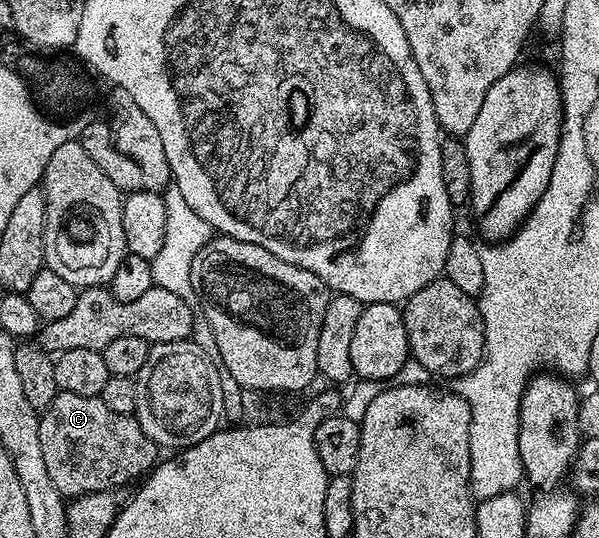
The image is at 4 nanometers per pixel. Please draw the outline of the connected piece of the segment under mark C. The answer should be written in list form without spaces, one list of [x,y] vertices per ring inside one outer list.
[[[58,391],[51,405],[40,412],[37,424],[47,473],[51,473],[51,481],[62,497],[90,495],[96,491],[117,491],[124,483],[148,475],[159,462],[159,448],[151,437],[147,437],[147,433],[143,433],[137,418],[123,413],[111,413],[111,409],[107,409],[107,405],[103,405],[103,401],[96,395],[83,397]]]

